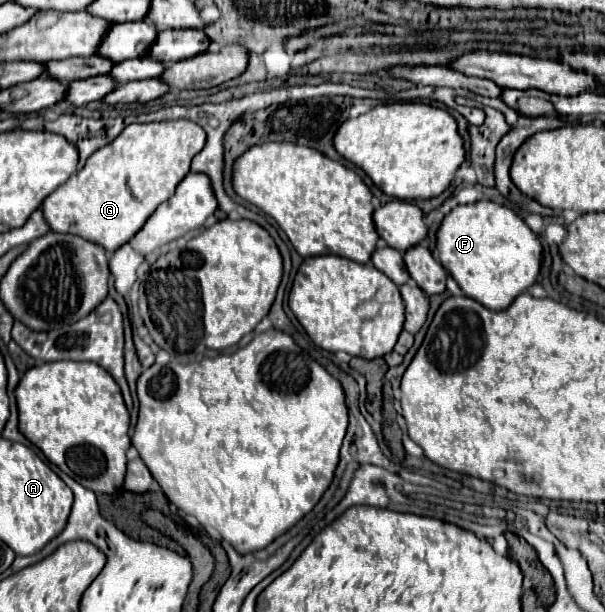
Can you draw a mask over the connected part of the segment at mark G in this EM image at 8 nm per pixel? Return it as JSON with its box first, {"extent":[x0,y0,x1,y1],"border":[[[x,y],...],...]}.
{"extent":[43,120,205,256],"border":[[[163,120],[151,124],[129,124],[113,142],[99,148],[89,156],[83,170],[75,172],[67,182],[63,182],[55,192],[43,200],[43,218],[51,232],[77,234],[93,244],[105,248],[107,256],[115,252],[121,244],[131,240],[137,230],[147,222],[155,208],[173,196],[177,184],[189,172],[191,158],[205,146],[205,132],[199,124],[191,120]]]}

